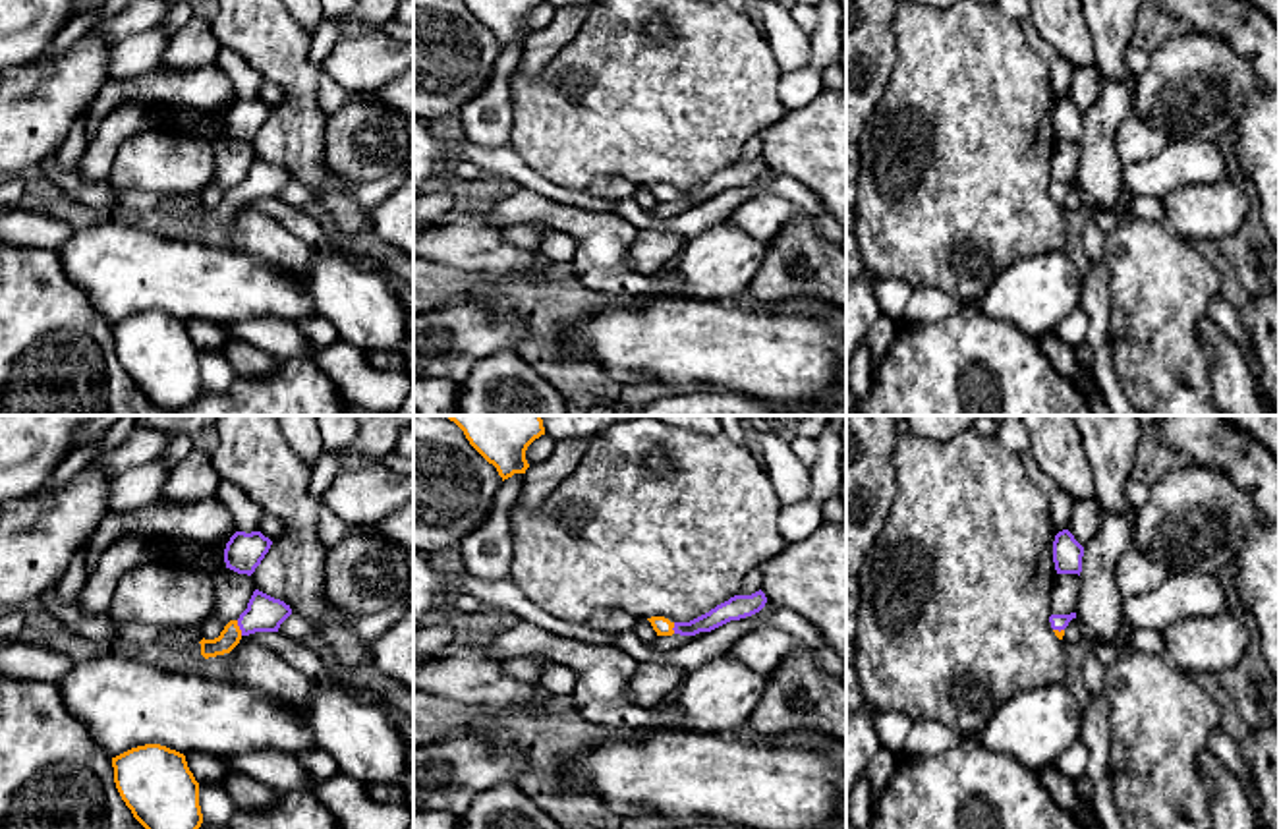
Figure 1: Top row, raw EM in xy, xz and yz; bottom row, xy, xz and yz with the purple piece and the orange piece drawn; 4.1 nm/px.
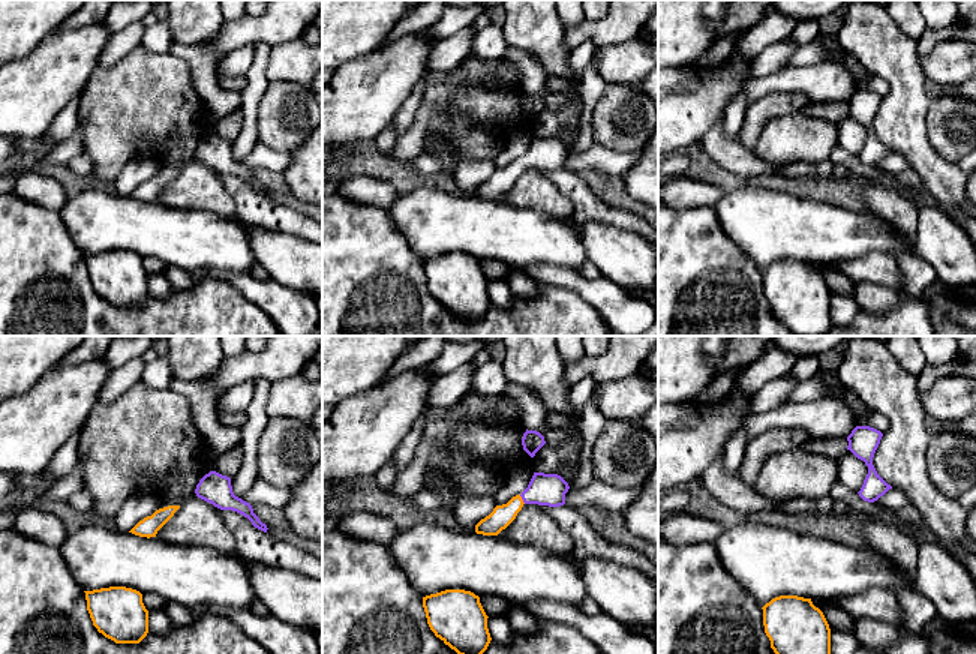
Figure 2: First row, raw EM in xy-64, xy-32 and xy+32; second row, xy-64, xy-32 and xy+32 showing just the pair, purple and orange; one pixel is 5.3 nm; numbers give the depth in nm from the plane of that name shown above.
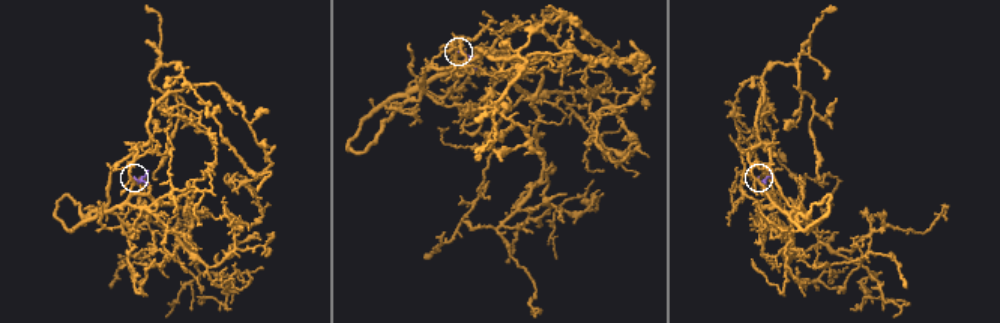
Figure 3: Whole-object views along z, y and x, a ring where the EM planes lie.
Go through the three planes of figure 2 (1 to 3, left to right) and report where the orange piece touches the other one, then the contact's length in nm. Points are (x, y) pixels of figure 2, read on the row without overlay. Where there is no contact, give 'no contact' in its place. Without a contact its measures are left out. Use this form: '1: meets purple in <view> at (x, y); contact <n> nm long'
1: no contact
2: meets purple in xy-32 at (522, 162); contact 60 nm long
3: no contact

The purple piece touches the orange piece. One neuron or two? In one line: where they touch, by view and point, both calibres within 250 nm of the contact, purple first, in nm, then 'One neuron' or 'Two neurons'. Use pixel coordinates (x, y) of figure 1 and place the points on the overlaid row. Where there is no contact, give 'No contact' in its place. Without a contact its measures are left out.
Touches purple at xy (240, 628). Thickness 150 nm (purple) against 90 nm. One neuron

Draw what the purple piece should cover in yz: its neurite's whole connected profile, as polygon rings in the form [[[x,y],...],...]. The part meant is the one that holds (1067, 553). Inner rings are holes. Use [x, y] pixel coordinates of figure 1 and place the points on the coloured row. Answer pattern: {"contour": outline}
{"contour": [[[1068,529],[1055,535],[1053,541],[1053,562],[1057,574],[1078,574],[1082,572],[1084,547],[1074,539]]]}

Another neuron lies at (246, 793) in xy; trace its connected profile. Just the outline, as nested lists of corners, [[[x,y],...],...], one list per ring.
[[[226,769],[224,790],[240,810],[267,810],[278,790],[236,771]]]

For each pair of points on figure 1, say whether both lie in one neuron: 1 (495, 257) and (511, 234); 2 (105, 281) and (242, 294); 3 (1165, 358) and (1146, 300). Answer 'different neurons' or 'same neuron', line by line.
1: different neurons
2: same neuron
3: same neuron

